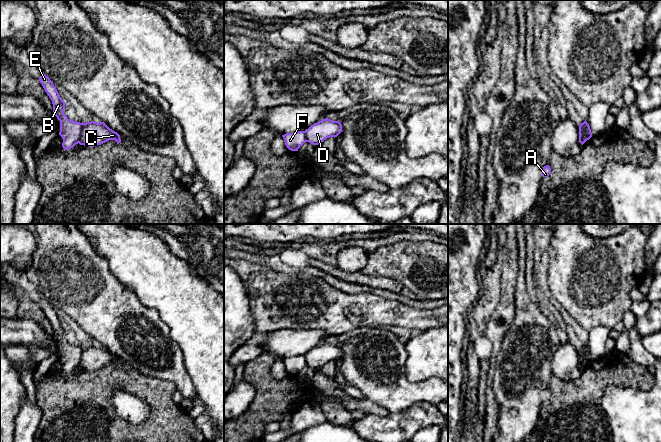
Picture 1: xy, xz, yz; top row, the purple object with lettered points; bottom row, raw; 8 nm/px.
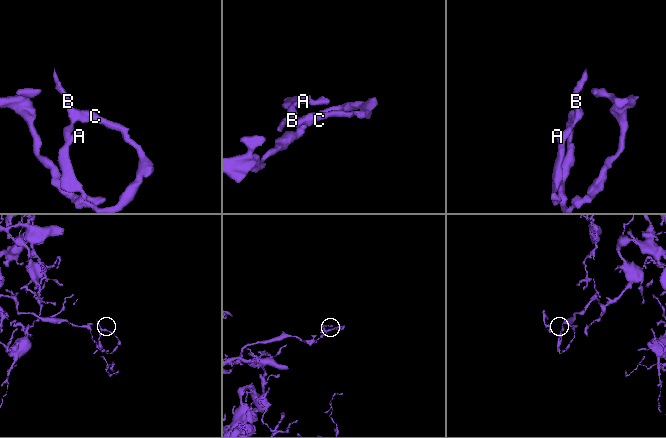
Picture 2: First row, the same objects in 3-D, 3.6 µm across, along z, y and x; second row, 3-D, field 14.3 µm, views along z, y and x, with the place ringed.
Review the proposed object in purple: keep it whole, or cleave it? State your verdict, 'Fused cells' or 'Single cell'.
Fused cells

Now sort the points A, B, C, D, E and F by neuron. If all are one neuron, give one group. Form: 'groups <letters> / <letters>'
groups A B E F / C D

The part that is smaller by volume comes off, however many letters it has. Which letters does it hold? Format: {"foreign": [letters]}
{"foreign": ["A", "B", "E", "F"]}

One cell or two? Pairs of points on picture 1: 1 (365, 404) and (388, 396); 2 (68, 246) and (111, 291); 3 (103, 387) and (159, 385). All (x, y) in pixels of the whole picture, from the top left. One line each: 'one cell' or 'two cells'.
1: two cells
2: one cell
3: one cell

